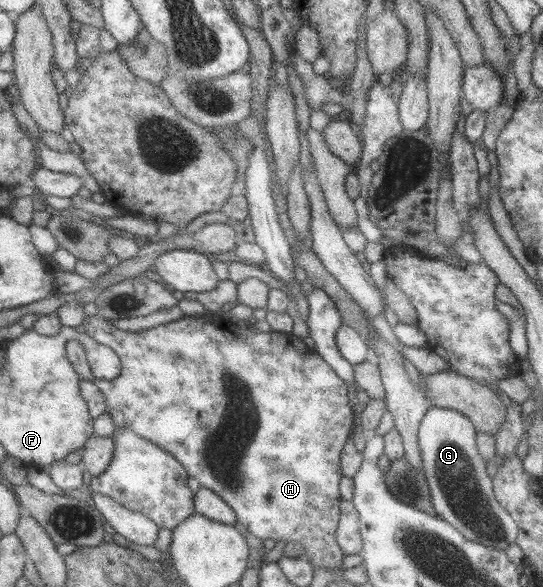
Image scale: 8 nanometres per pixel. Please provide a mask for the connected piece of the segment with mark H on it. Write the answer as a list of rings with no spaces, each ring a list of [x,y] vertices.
[[[208,313],[198,316],[183,316],[177,321],[135,332],[123,331],[99,315],[86,316],[80,329],[97,343],[113,349],[120,357],[121,373],[111,381],[102,380],[93,377],[92,369],[87,363],[84,345],[80,341],[71,340],[66,345],[67,357],[80,379],[95,383],[105,397],[106,411],[111,414],[115,427],[131,428],[137,435],[160,445],[165,451],[173,454],[173,457],[185,466],[191,477],[198,479],[201,486],[215,492],[229,504],[229,507],[234,509],[238,521],[255,537],[262,540],[298,541],[306,549],[305,557],[311,565],[326,567],[329,571],[330,569],[346,569],[342,565],[346,556],[339,547],[335,534],[340,520],[340,501],[342,500],[341,494],[339,494],[339,481],[344,476],[340,468],[340,453],[349,436],[354,433],[355,412],[351,410],[347,397],[348,383],[345,383],[317,352],[311,350],[300,337],[291,332],[263,332],[254,327],[241,328],[234,320],[230,320],[225,315],[214,317]]]

